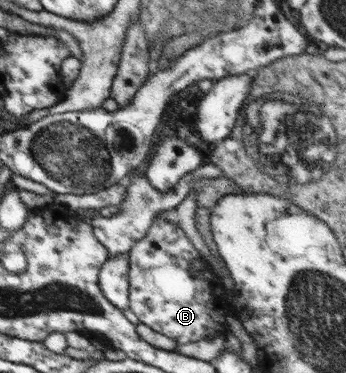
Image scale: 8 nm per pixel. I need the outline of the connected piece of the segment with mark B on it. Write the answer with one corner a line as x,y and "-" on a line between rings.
157,216
147,234
128,252
129,309
141,324
177,342
188,344
211,339
227,330
214,288
218,275
176,224

